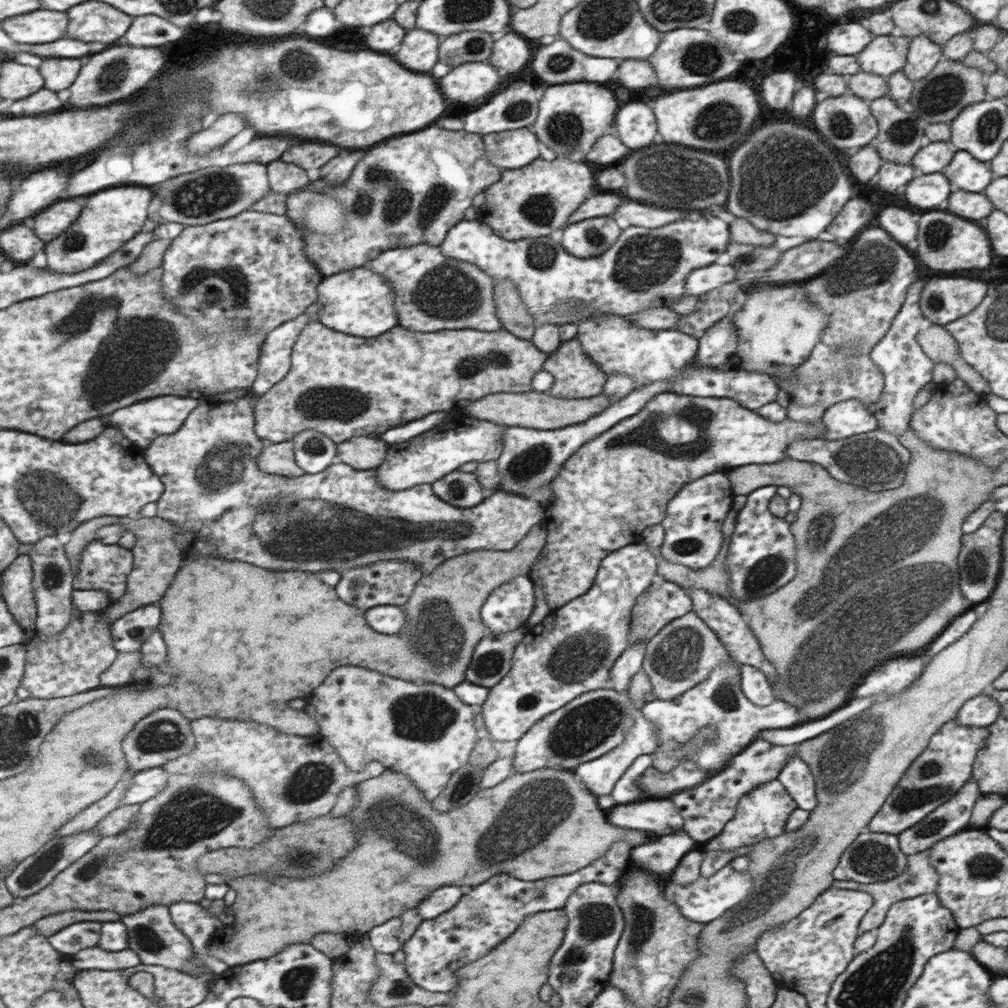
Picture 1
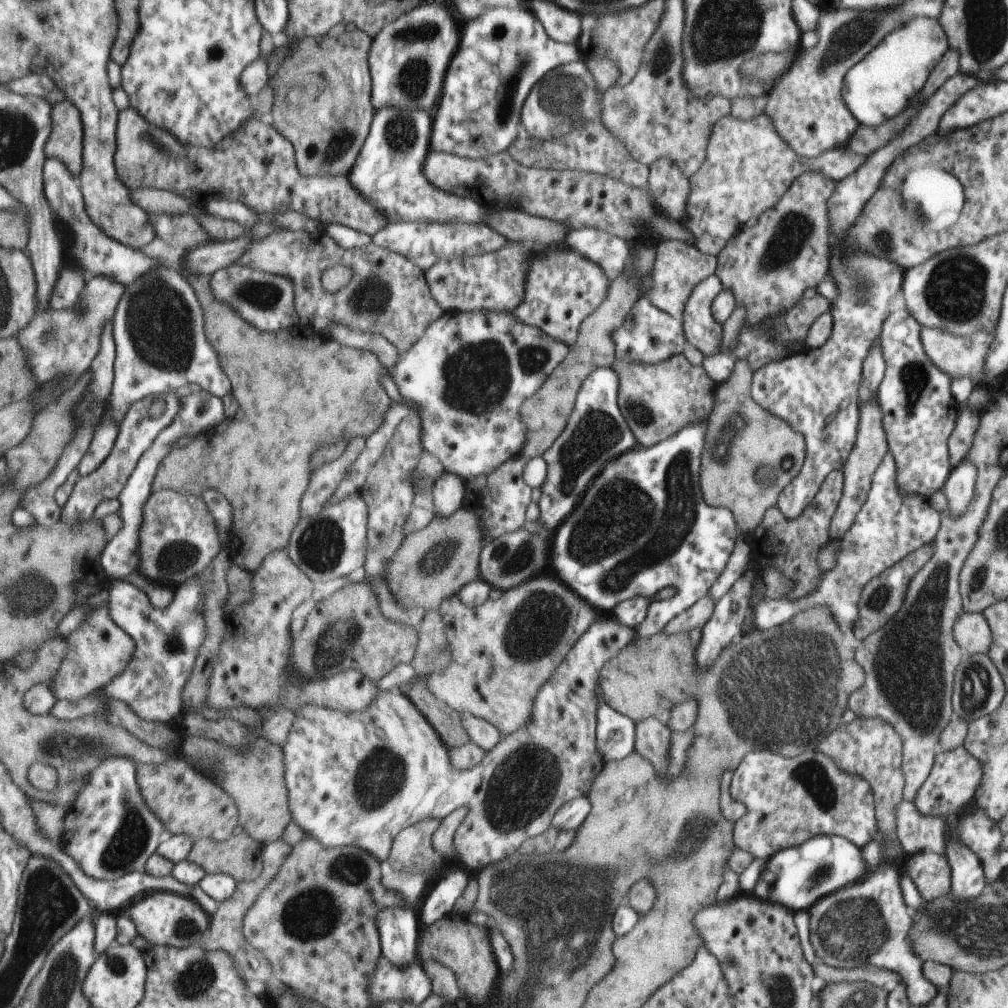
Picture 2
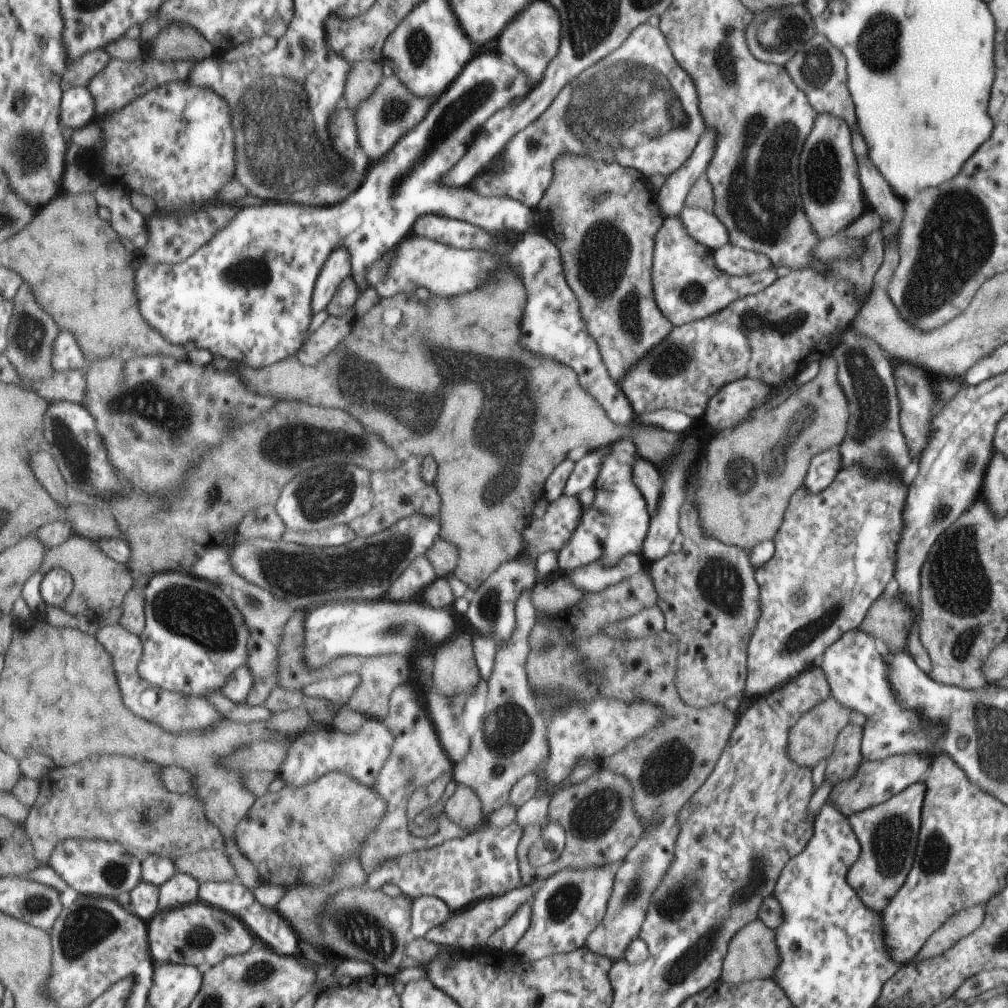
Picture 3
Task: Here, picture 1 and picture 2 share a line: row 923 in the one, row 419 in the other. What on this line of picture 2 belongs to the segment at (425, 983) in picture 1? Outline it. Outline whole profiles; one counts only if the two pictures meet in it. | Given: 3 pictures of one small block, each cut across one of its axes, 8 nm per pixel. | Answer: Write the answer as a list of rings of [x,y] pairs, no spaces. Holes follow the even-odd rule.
[[[477,310],[474,312],[447,312],[441,318],[437,318],[431,326],[425,329],[424,336],[412,346],[408,352],[398,352],[397,360],[393,370],[394,384],[399,391],[399,396],[407,402],[417,404],[417,410],[413,410],[420,418],[421,423],[421,446],[425,447],[425,452],[435,456],[445,471],[459,475],[462,480],[473,480],[473,478],[485,477],[493,470],[503,465],[505,461],[511,461],[519,456],[523,446],[527,444],[528,427],[525,426],[520,417],[519,408],[532,394],[547,380],[552,374],[552,370],[560,364],[568,354],[571,347],[545,334],[537,327],[532,327],[520,322],[513,314],[490,313],[489,310]]]

